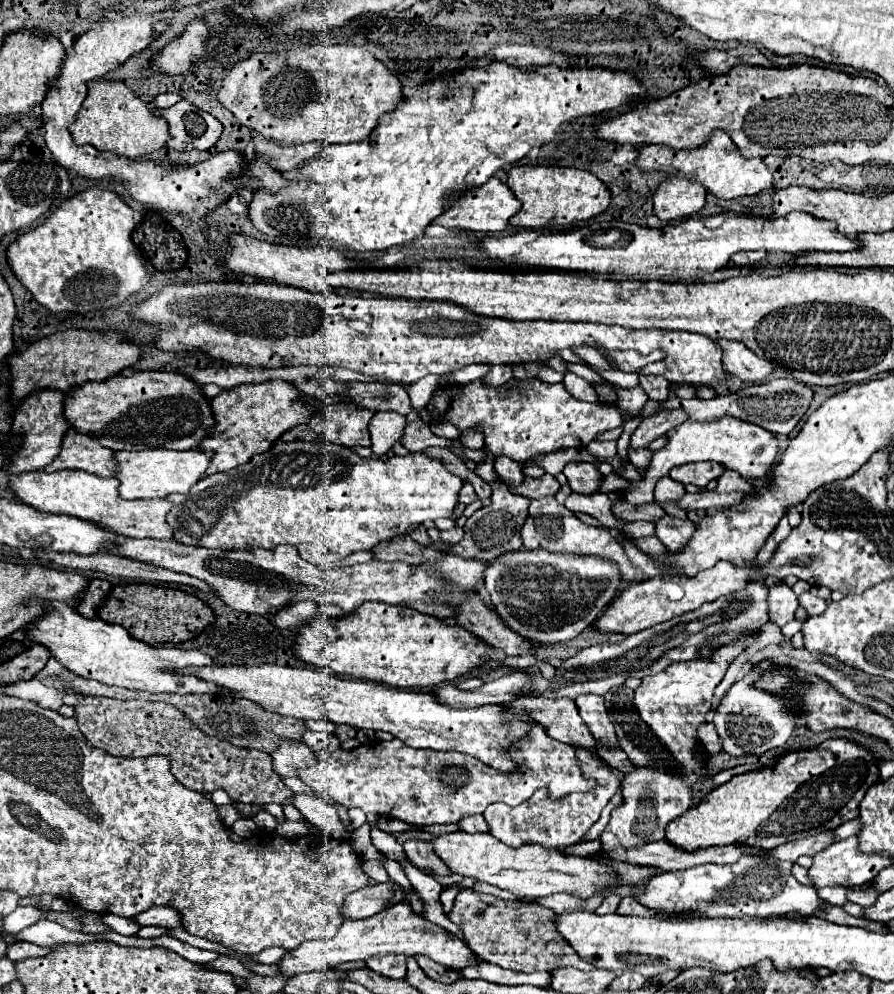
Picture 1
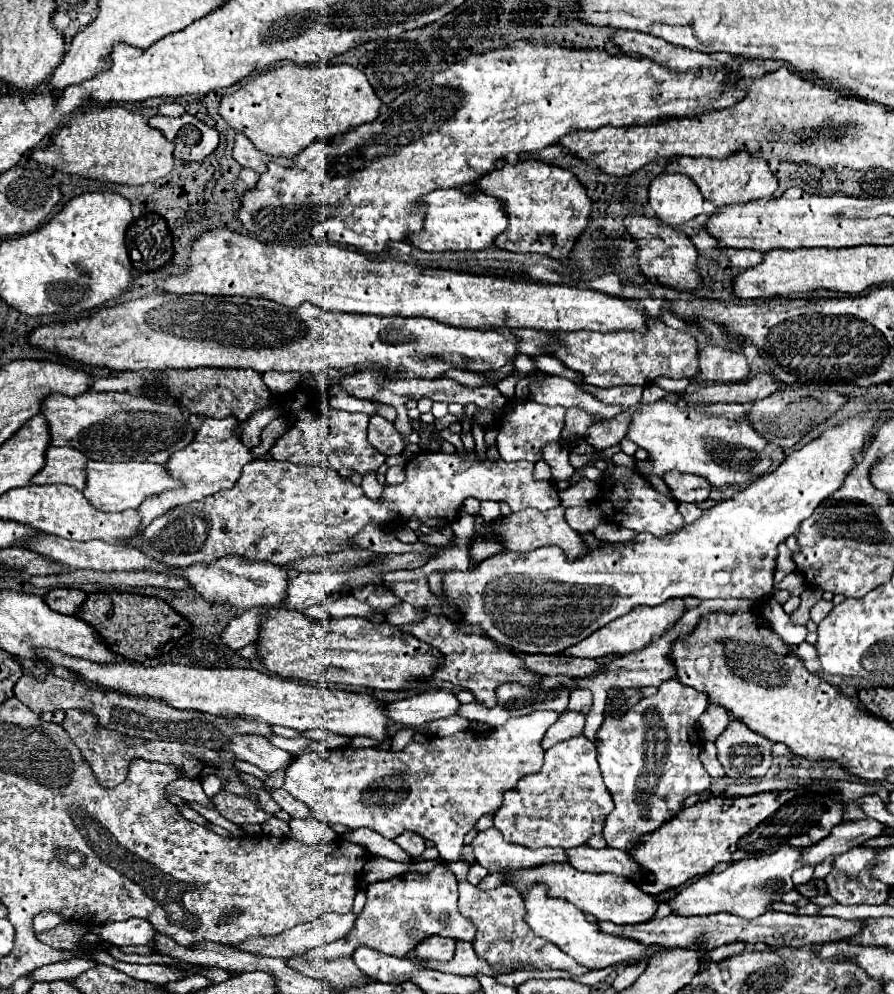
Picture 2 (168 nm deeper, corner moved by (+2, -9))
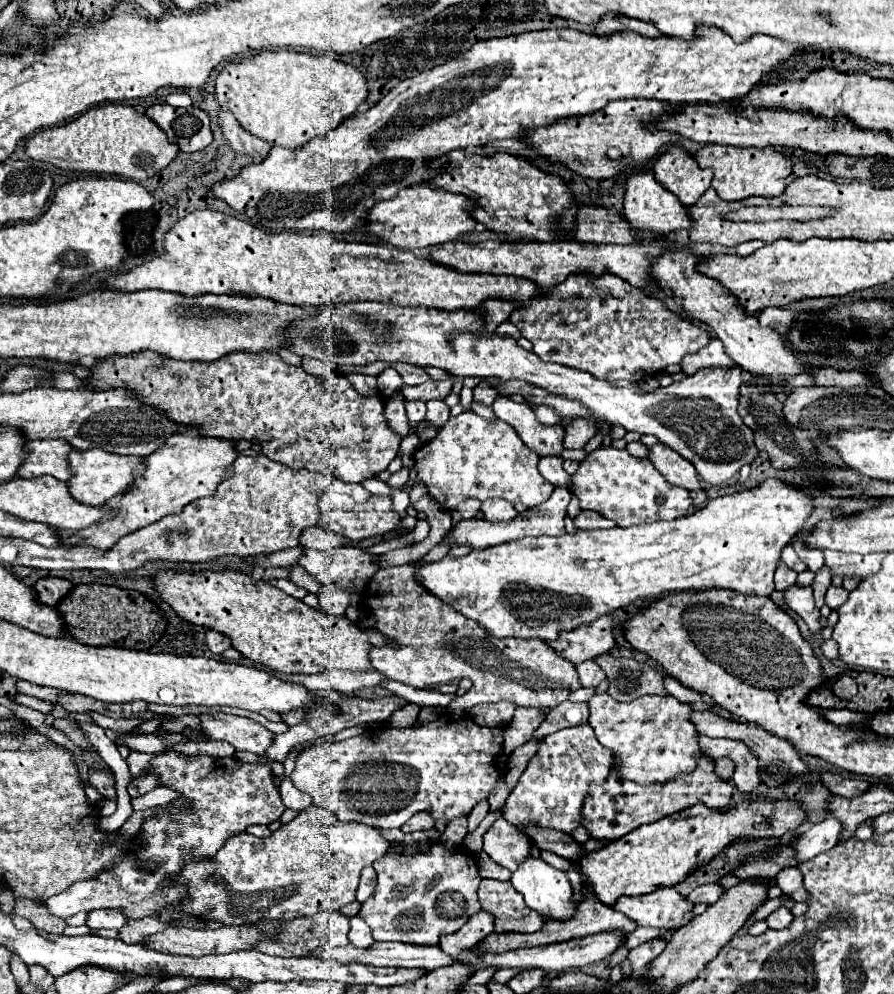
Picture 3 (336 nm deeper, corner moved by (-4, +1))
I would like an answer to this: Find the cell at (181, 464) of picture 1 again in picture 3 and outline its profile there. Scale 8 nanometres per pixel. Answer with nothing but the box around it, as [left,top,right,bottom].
[69,450,145,506]

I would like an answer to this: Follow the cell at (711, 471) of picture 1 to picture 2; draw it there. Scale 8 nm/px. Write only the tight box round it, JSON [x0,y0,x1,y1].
[663,472,711,502]

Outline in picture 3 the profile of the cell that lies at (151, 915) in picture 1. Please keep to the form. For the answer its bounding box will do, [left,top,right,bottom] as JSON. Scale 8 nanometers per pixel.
[87,910,129,930]

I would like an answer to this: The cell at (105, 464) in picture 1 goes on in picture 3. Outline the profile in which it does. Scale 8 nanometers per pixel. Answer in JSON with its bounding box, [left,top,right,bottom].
[17,440,73,480]

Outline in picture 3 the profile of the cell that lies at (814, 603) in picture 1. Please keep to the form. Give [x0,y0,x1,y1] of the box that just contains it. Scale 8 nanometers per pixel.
[825,586,847,610]

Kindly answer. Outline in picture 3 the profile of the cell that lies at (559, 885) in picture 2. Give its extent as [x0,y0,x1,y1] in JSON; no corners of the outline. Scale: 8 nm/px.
[613,888,693,928]

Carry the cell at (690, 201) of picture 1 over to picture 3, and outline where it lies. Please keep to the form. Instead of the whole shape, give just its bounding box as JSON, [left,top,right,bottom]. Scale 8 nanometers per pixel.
[655,146,713,206]

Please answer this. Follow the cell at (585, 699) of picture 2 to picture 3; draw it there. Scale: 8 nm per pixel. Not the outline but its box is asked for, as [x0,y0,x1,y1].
[575,660,605,688]

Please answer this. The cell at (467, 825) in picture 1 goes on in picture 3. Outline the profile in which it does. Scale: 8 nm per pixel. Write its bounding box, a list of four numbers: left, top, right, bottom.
[483,818,533,872]

